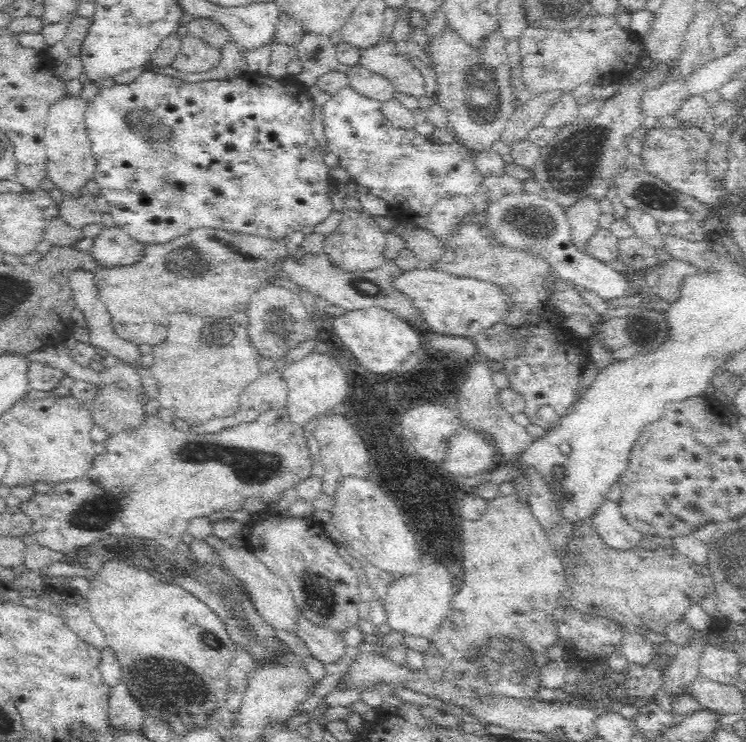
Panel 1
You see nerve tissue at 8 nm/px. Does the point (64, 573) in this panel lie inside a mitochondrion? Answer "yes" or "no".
no

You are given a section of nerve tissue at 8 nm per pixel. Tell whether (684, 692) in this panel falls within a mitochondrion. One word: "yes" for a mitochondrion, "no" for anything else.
no

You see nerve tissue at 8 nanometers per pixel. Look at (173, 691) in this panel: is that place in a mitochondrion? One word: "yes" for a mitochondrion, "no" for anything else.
yes

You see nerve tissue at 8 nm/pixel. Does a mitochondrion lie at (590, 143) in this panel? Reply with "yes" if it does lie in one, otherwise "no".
yes

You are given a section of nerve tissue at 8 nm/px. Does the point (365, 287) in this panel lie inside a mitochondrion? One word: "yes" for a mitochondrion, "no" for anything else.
yes

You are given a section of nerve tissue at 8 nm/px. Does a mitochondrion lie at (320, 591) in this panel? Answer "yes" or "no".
yes

